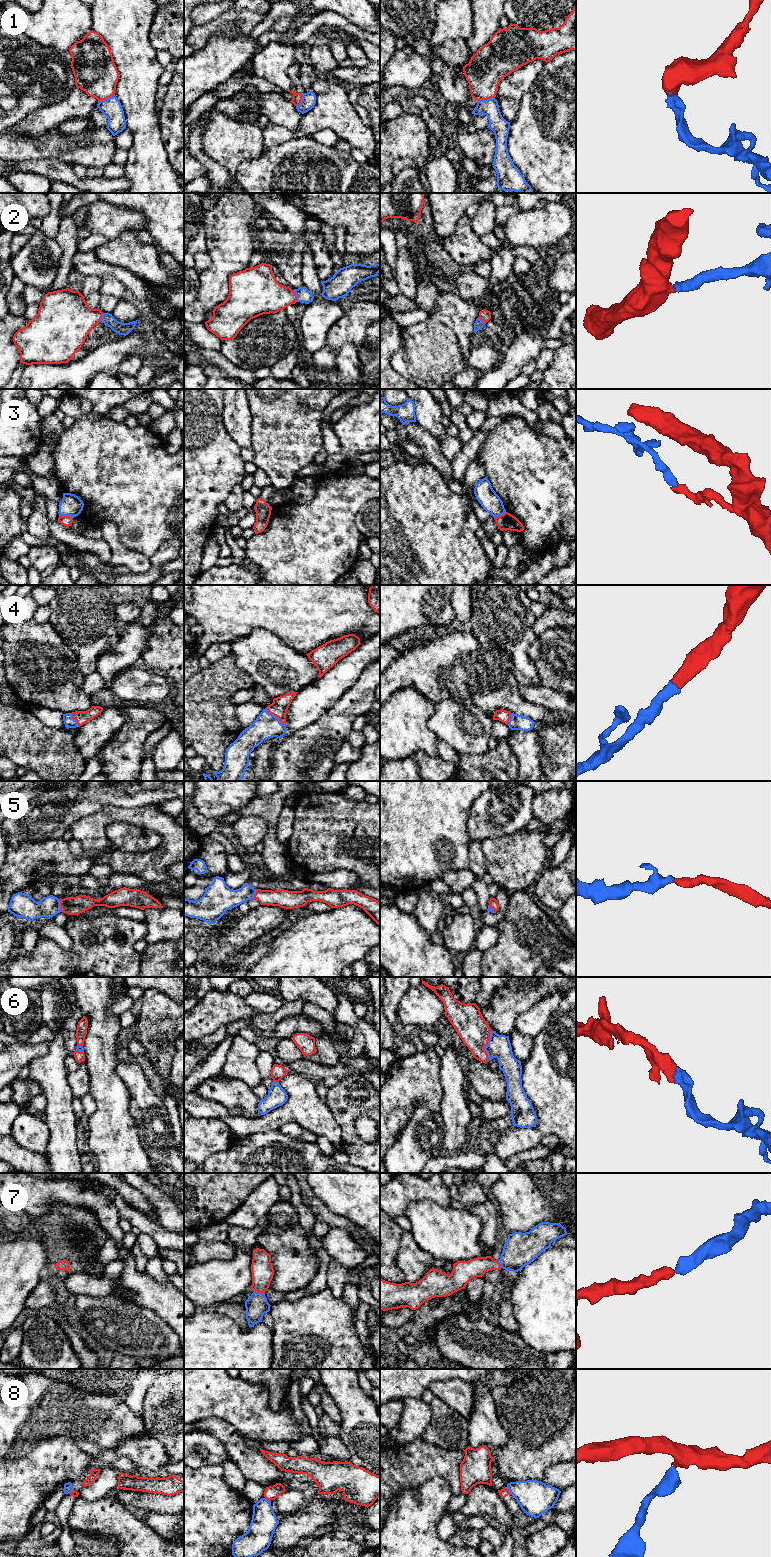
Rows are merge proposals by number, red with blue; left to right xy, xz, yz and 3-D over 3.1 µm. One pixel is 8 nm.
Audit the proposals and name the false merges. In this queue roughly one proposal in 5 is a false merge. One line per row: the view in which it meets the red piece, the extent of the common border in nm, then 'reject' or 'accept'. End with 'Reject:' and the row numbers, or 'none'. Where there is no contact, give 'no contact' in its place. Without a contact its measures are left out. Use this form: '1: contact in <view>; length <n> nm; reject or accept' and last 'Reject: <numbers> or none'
1: contact in yz; length 150 nm; reject
2: contact in xz; length 100 nm; accept
3: contact in xy; length 110 nm; reject
4: contact in xz; length 220 nm; accept
5: contact in xy; length 110 nm; accept
6: contact in yz; length 260 nm; accept
7: contact in xz; length 90 nm; accept
8: contact in yz; length 80 nm; reject
Reject: 1, 3, 8

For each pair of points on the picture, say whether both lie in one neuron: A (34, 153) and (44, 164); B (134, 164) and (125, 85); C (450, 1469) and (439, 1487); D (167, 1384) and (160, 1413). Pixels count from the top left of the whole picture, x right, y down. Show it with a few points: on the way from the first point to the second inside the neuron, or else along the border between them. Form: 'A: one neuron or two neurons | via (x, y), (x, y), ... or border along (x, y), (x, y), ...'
A: two neurons | border along (16, 160), (58, 159), (62, 162)
B: one neuron | via (140, 144), (139, 105)
C: two neurons | border along (421, 1485), (435, 1477), (443, 1477), (453, 1494)
D: one neuron | via (167, 1391), (167, 1395), (159, 1404), (160, 1406)

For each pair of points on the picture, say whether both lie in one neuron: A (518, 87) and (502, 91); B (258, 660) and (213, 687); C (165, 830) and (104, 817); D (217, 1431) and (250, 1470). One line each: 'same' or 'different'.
A: same
B: different
C: same
D: same

